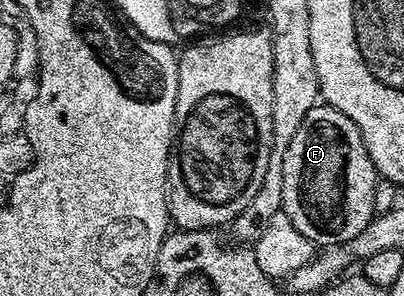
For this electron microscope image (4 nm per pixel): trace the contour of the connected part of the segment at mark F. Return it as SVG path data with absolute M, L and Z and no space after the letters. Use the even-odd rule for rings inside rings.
M317 104L310 112L306 112L306 120L302 120L302 128L298 128L294 140L290 140L290 148L286 148L286 160L282 160L282 200L284 201L282 212L286 216L290 216L290 224L294 224L294 228L298 228L298 232L302 232L302 236L306 236L317 247L340 246L344 242L354 240L354 236L358 236L358 232L362 232L362 228L366 228L366 224L371 222L376 214L374 192L377 181L376 169L366 152L366 144L358 132L354 120L350 120L350 116L338 112L330 105Z

